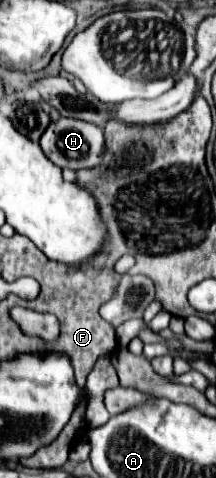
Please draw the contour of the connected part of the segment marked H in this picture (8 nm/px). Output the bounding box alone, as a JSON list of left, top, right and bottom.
[41,118,105,170]

